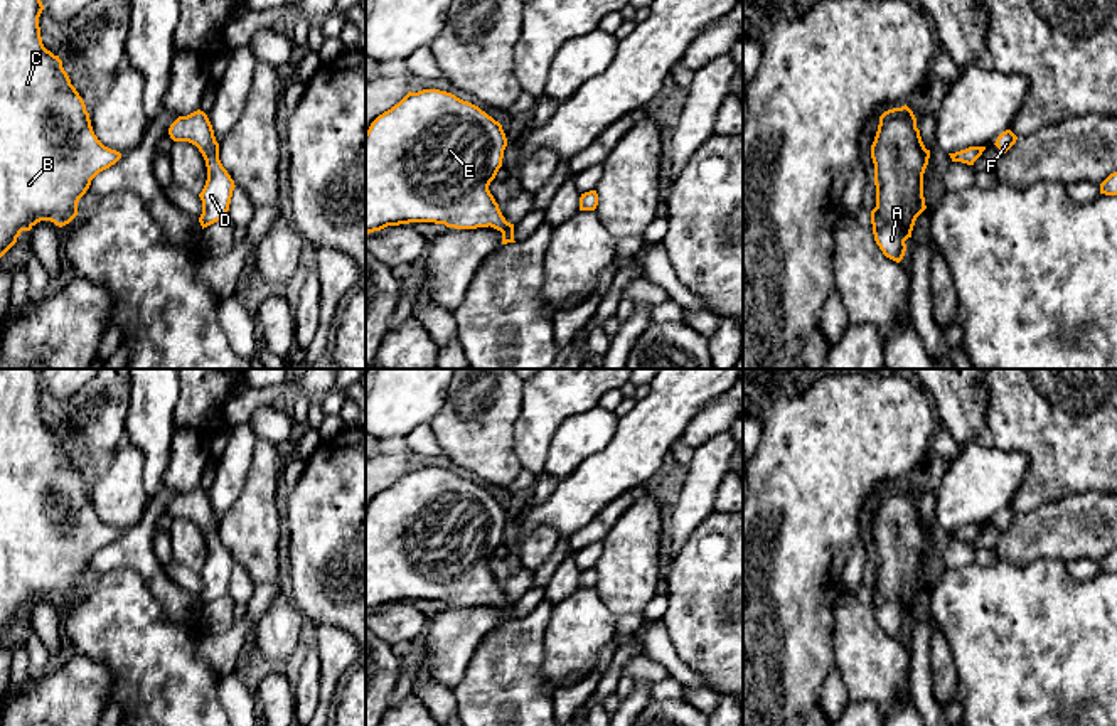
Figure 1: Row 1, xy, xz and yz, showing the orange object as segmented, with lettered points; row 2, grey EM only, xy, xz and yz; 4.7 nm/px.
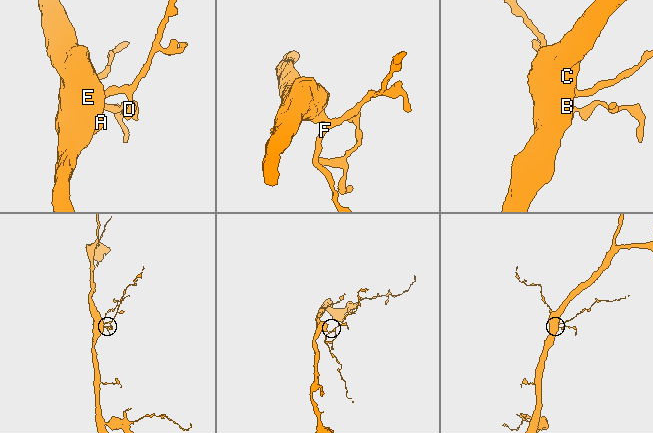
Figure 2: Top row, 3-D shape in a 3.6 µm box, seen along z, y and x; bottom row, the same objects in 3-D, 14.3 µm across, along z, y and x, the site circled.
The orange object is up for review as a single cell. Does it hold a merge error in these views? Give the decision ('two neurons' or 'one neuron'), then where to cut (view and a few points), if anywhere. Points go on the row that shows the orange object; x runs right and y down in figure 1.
one neuron; no cut

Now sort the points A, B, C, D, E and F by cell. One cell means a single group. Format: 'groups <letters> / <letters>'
groups A B C D E F

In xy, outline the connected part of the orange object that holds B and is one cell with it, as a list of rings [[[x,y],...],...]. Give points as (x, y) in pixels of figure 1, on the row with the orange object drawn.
[[[0,0],[0,258],[22,231],[30,231],[40,221],[59,227],[69,224],[91,180],[121,158],[120,152],[98,140],[62,61],[44,47],[39,27],[42,10],[40,0]]]

